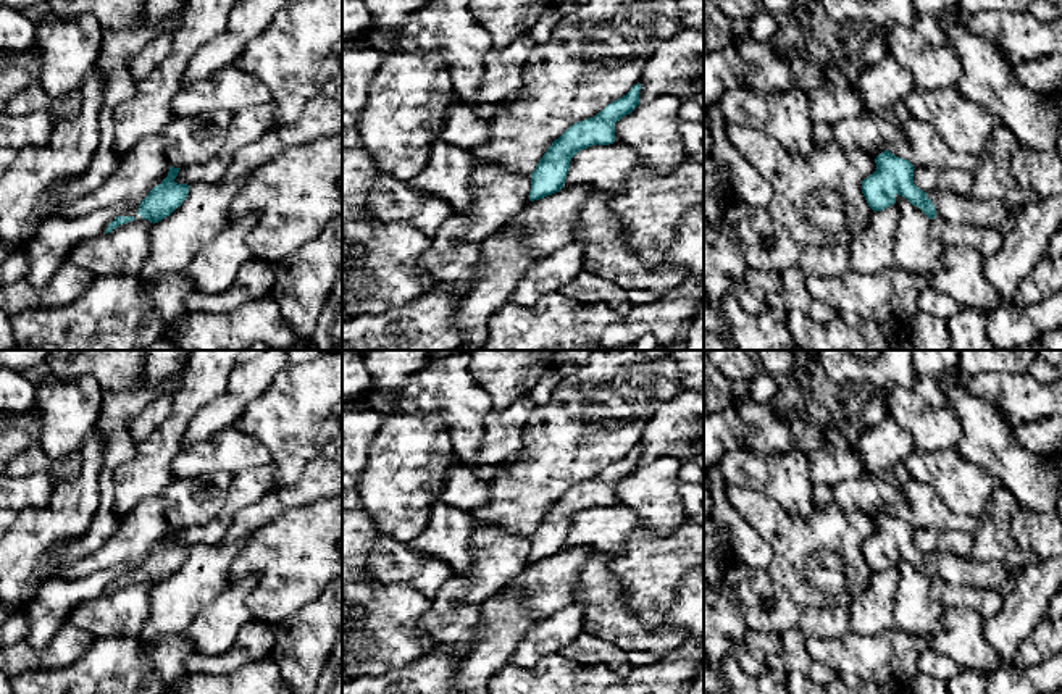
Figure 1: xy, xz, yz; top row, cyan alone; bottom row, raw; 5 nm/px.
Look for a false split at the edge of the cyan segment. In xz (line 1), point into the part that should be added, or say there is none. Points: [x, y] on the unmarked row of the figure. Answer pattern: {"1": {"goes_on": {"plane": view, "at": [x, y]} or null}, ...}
{"1": {"goes_on": null}}

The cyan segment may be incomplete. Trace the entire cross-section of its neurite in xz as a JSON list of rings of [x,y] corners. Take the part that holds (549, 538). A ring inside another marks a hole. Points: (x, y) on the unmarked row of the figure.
[[[641,445],[633,447],[626,457],[608,465],[594,479],[575,484],[552,504],[531,534],[531,563],[563,550],[570,523],[579,512],[615,504],[615,484],[639,466],[639,452]]]

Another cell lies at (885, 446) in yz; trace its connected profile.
[[[893,416],[860,437],[862,468],[876,478],[883,470],[902,463],[912,452],[912,436],[902,429]]]

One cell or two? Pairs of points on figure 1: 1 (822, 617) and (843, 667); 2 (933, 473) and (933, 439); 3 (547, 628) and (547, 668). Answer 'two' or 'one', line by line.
1: two
2: two
3: two

